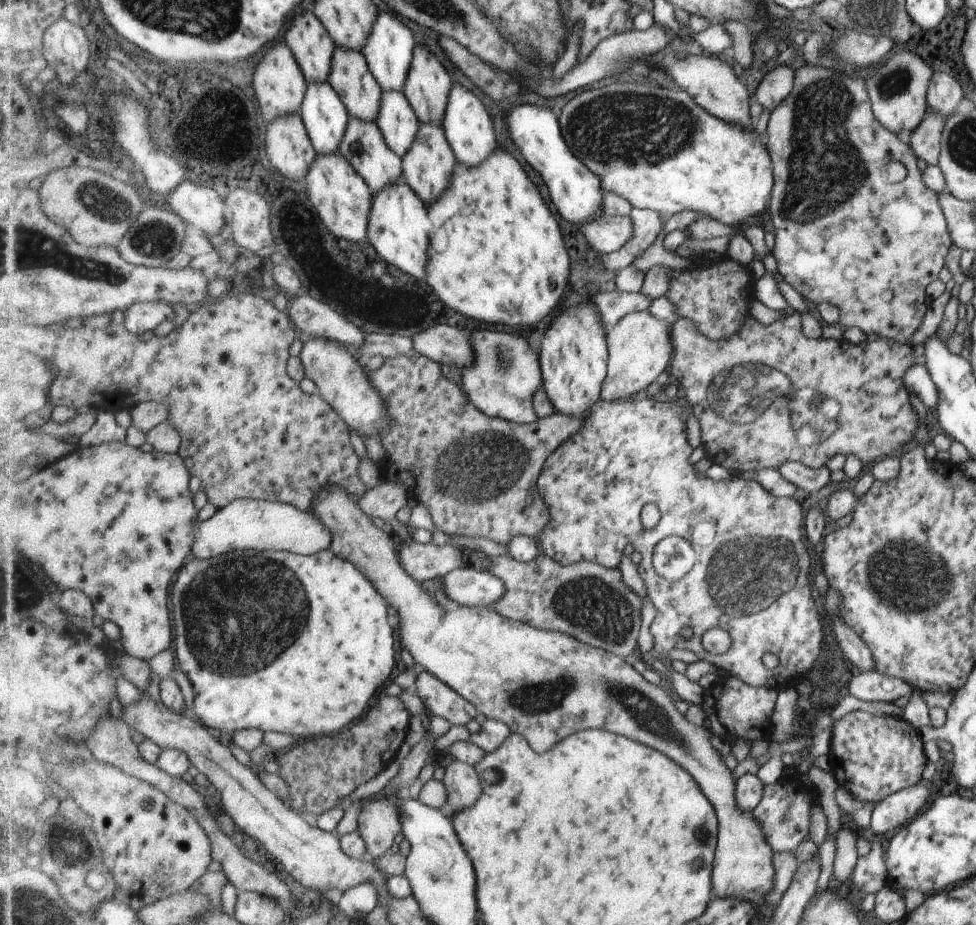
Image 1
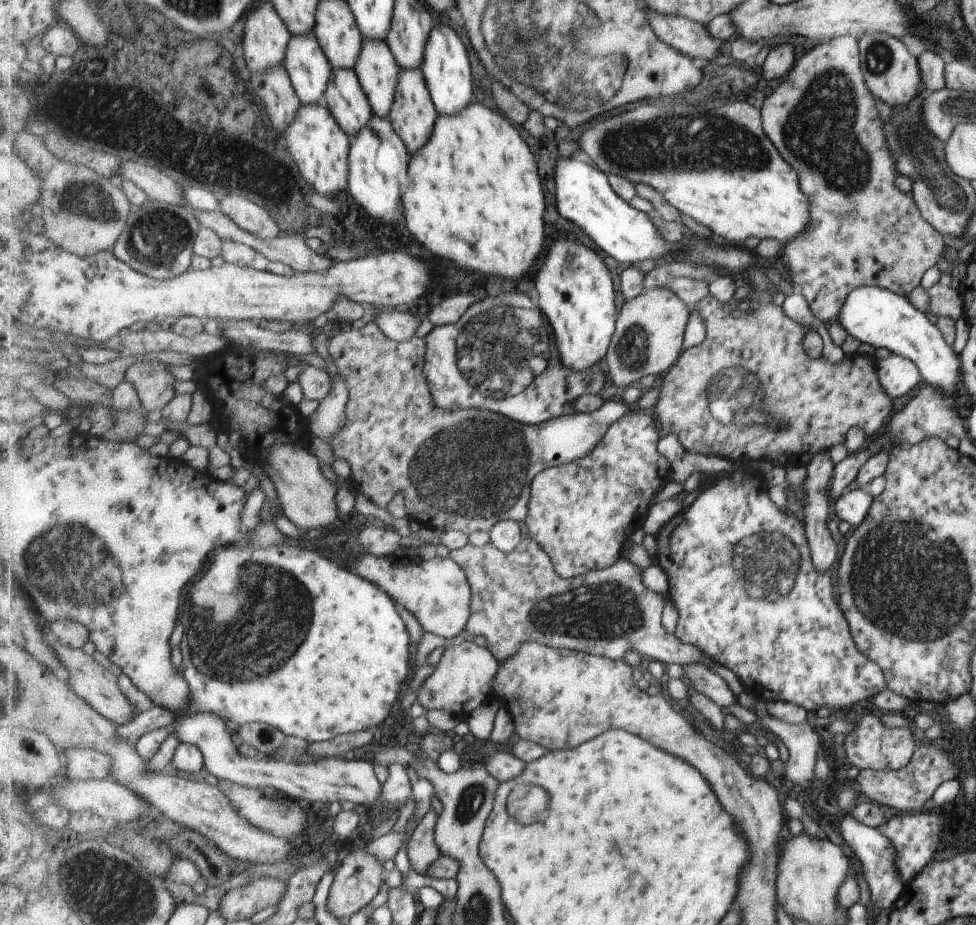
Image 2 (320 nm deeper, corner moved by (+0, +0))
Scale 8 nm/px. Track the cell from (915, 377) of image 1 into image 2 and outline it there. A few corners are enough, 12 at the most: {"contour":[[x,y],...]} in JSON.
{"contour":[[891,353],[875,358],[882,390],[905,396],[921,380],[915,364]]}

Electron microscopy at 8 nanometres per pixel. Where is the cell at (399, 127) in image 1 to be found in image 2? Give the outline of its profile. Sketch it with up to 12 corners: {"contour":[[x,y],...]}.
{"contour":[[364,38],[355,71],[373,113],[390,120],[401,68]]}

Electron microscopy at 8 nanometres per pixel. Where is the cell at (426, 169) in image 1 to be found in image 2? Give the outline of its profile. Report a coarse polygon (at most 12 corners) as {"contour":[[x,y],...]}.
{"contour":[[403,70],[390,120],[417,154],[439,112],[423,72]]}

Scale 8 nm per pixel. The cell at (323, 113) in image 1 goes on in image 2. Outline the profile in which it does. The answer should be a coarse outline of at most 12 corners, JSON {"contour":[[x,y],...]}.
{"contour":[[314,32],[284,66],[303,105],[324,103],[333,68]]}

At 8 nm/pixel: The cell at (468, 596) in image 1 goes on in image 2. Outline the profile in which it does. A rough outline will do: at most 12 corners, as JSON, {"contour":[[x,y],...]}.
{"contour":[[450,557],[349,562],[426,632],[466,631],[472,586]]}

